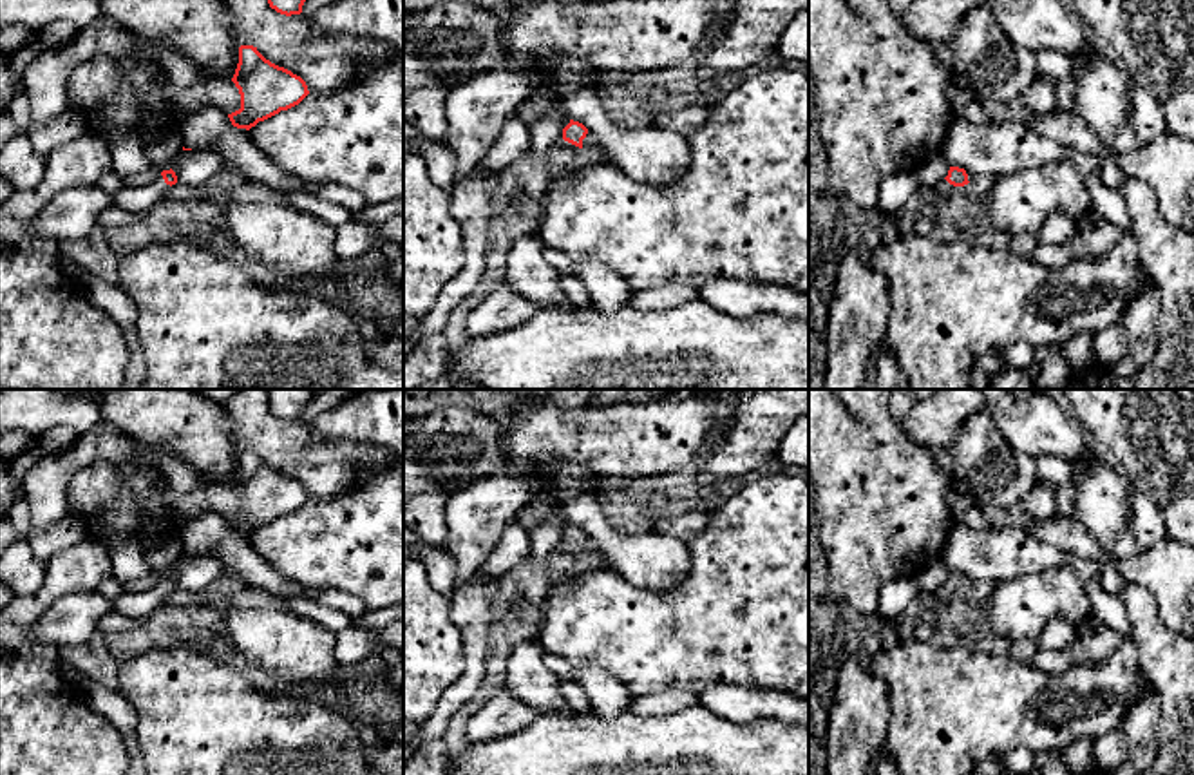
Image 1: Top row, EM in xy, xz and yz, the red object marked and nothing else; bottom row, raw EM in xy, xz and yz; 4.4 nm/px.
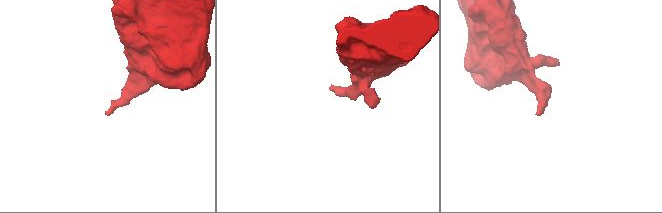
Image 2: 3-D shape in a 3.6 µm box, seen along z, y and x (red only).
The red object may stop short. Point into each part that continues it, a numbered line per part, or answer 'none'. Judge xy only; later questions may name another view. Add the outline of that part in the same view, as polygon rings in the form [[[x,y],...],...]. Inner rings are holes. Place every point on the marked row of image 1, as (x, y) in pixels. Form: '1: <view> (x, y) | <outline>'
1: xy (138, 200) | [[[159,176],[148,187],[125,185],[118,194],[112,194],[112,205],[136,214],[145,214],[150,206],[166,197],[170,185]]]

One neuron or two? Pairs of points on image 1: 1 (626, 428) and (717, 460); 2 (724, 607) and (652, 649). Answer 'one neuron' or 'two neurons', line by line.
1: two neurons
2: one neuron

